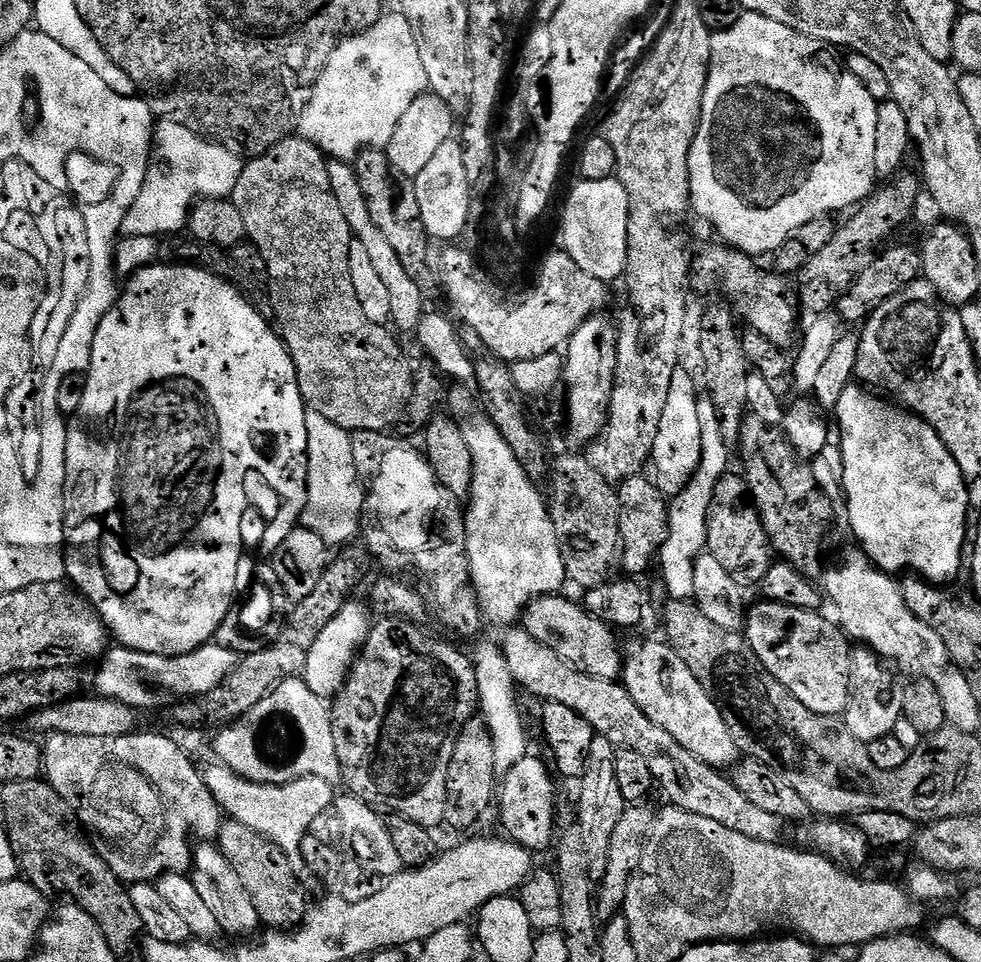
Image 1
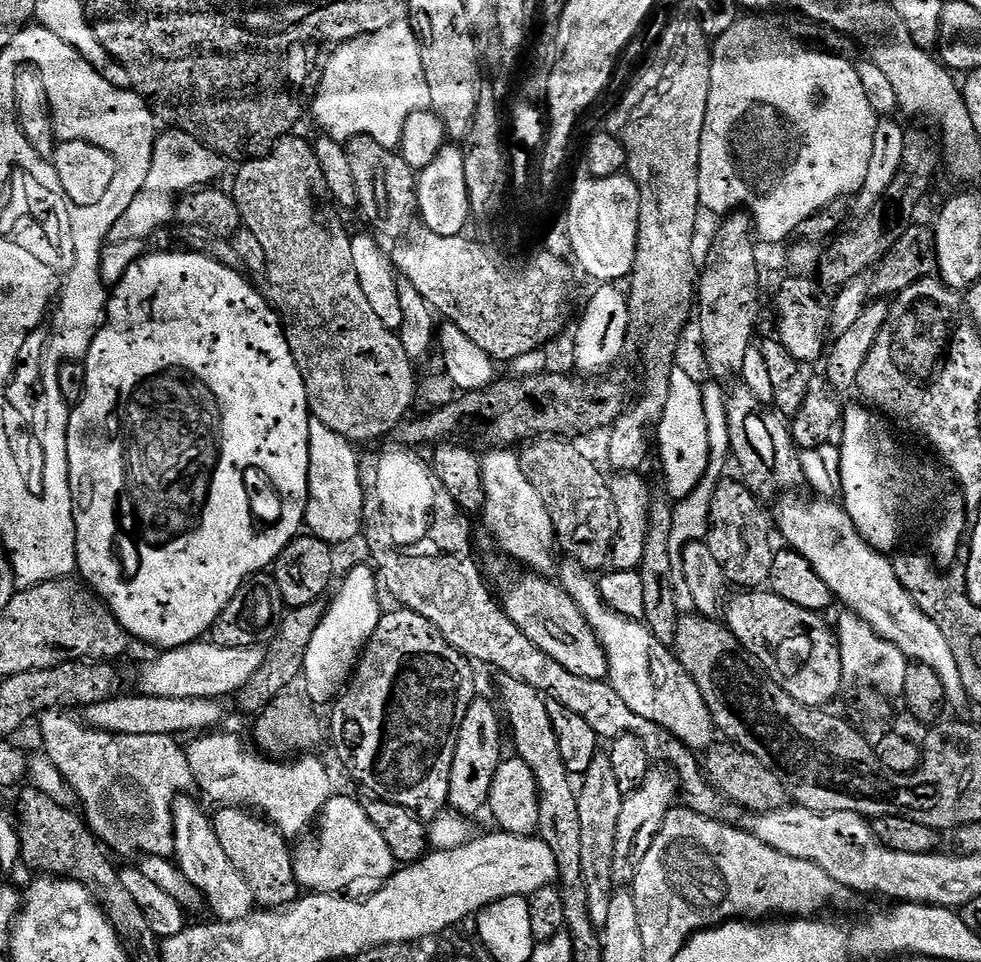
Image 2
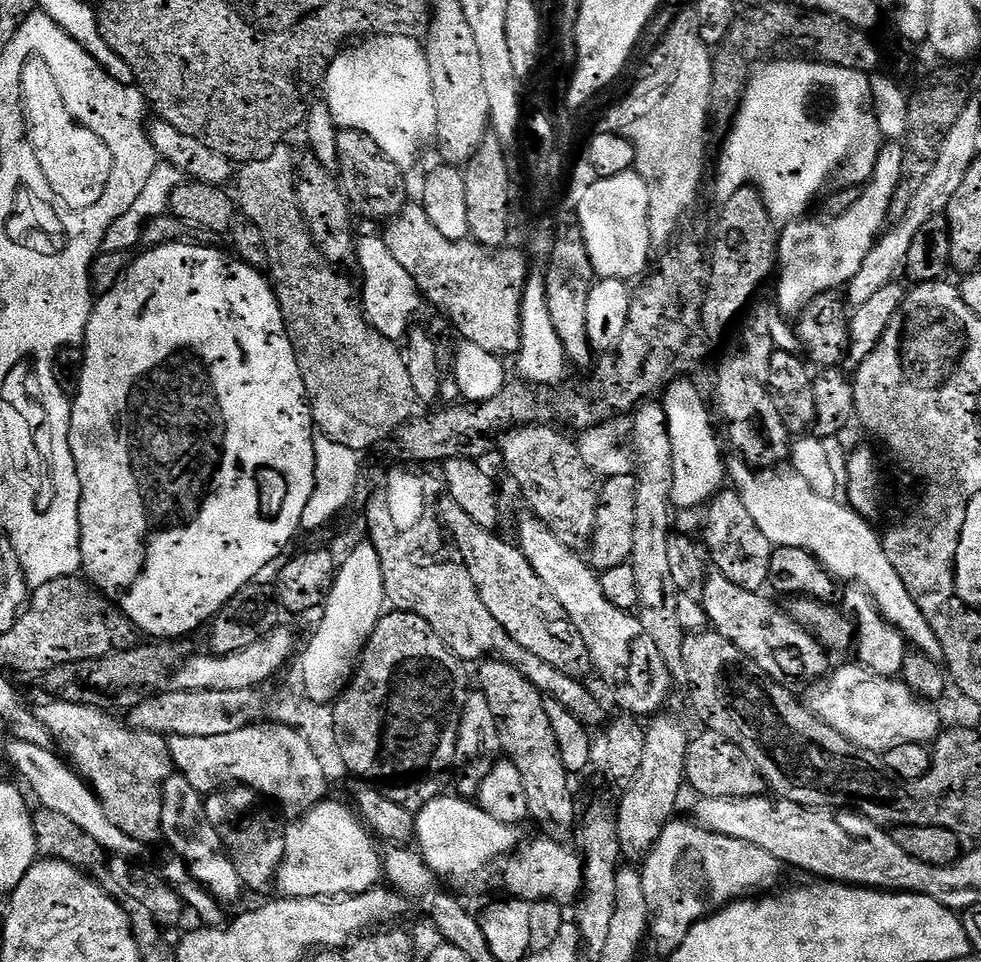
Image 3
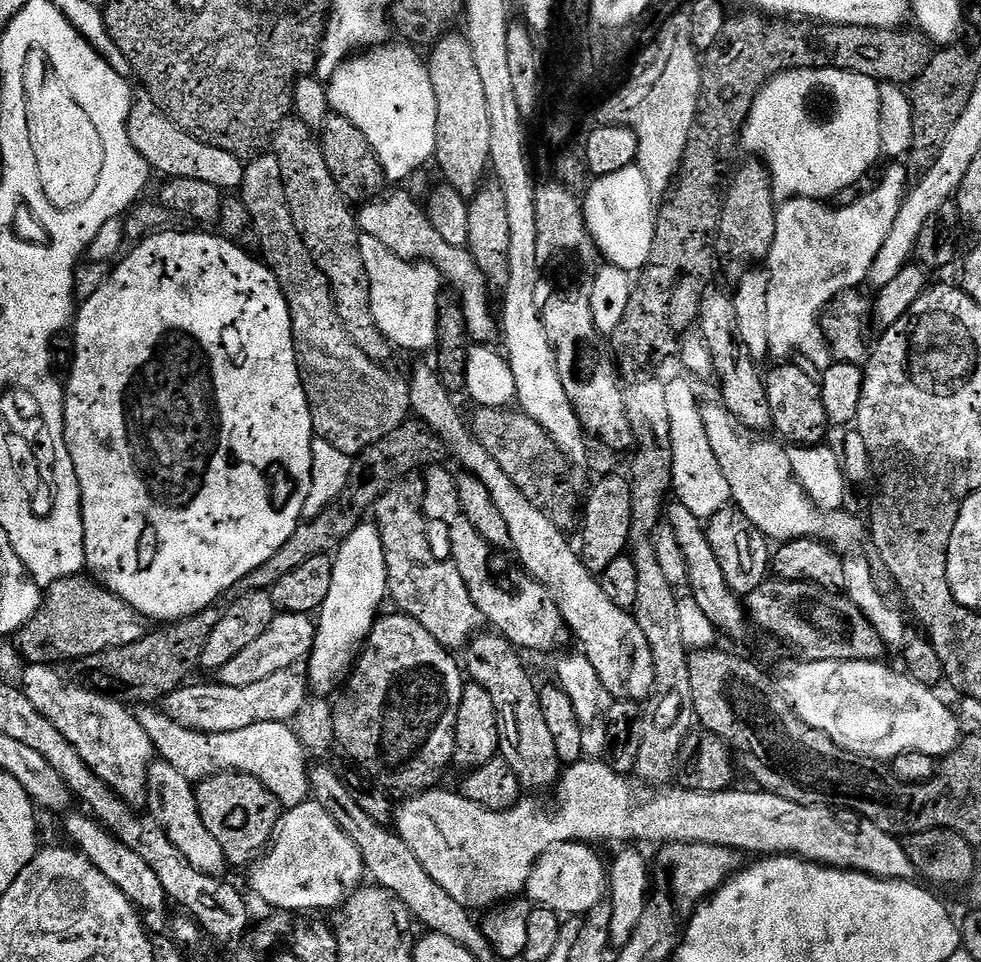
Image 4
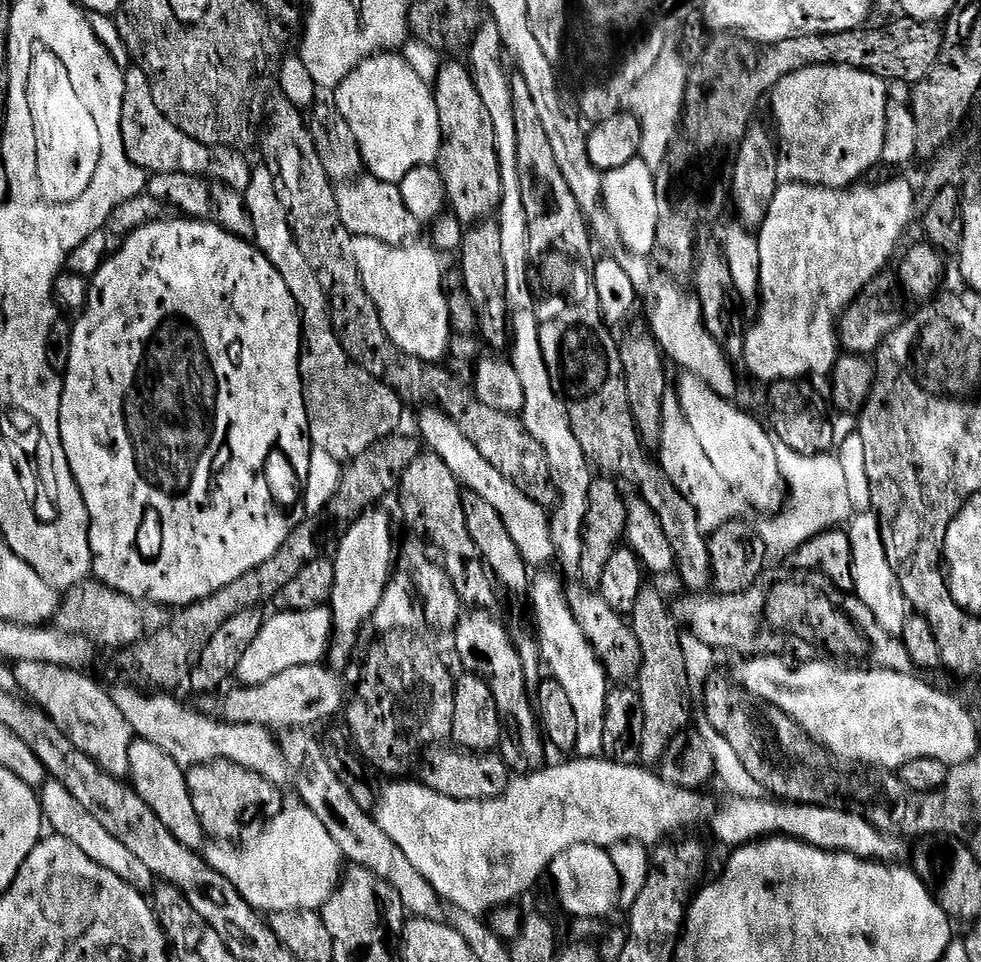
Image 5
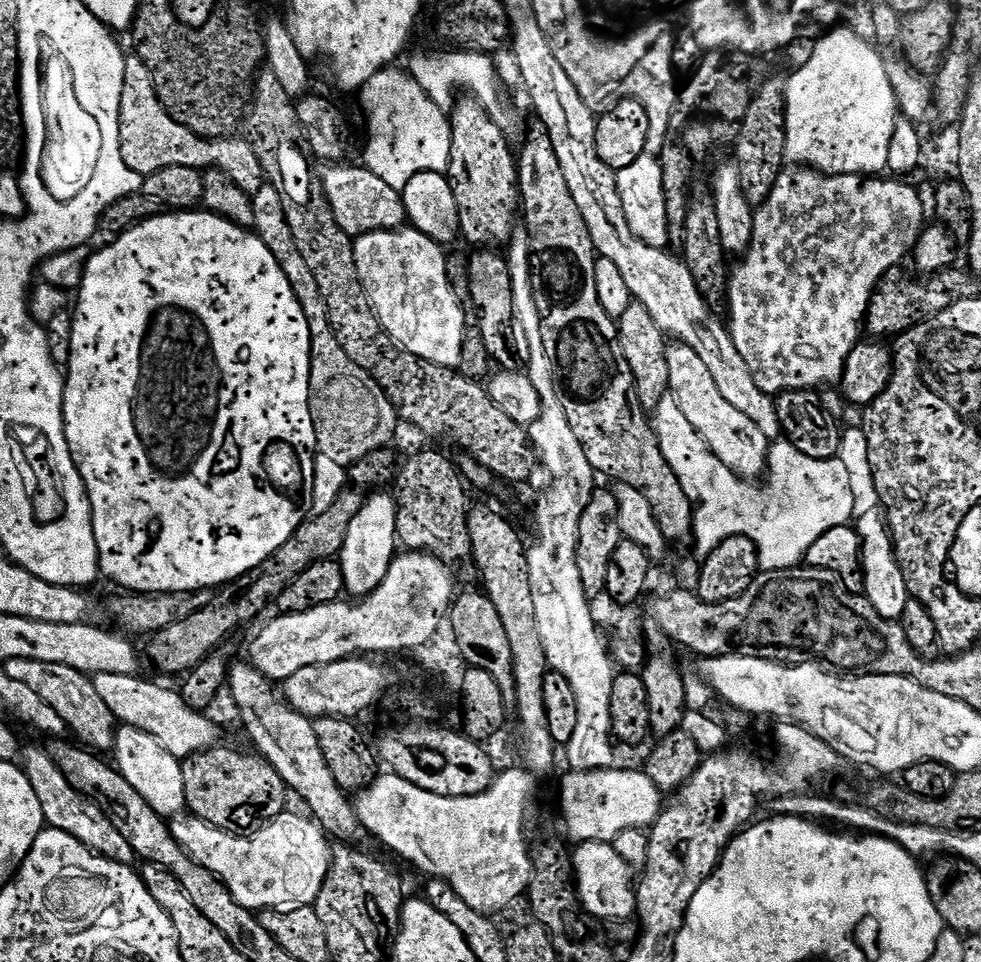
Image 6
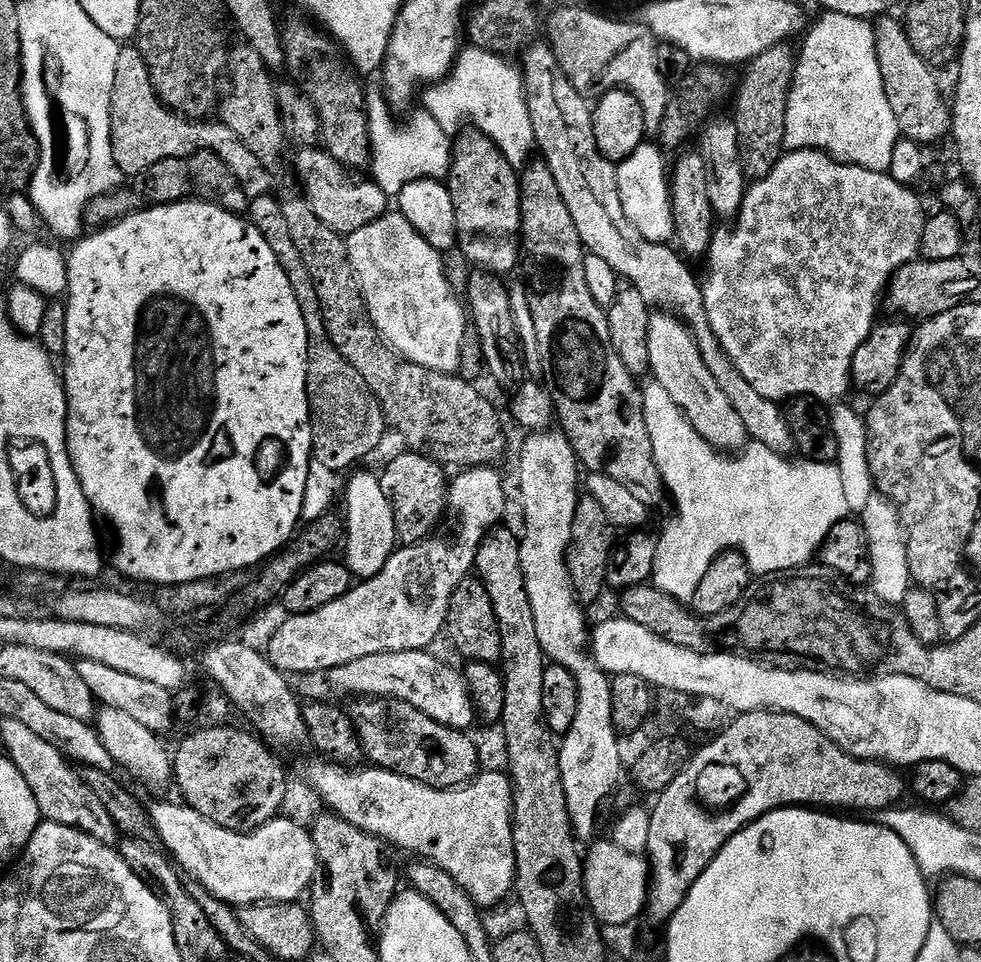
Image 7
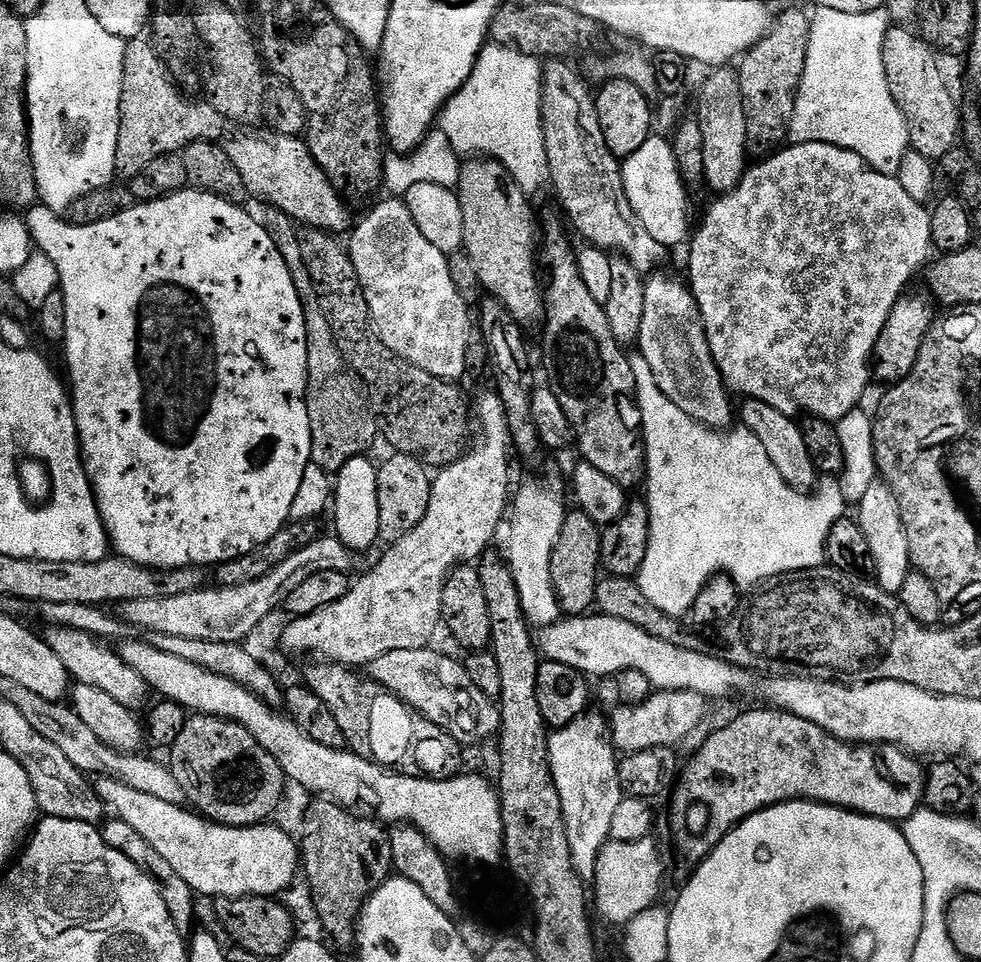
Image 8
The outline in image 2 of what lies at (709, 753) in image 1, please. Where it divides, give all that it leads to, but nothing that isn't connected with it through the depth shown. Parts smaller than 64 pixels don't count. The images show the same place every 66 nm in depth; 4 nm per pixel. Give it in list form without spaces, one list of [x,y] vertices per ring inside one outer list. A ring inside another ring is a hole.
[[[565,563],[561,570],[558,583],[578,606],[590,622],[594,634],[600,639],[608,663],[607,683],[616,691],[618,698],[634,710],[646,722],[654,722],[659,728],[667,730],[674,739],[681,740],[687,748],[693,750],[711,749],[718,736],[718,729],[702,692],[690,678],[690,674],[681,666],[676,653],[671,647],[652,636],[647,624],[639,620],[631,620],[617,612],[611,612],[602,602],[599,583],[591,580],[591,575],[585,574],[580,565]]]

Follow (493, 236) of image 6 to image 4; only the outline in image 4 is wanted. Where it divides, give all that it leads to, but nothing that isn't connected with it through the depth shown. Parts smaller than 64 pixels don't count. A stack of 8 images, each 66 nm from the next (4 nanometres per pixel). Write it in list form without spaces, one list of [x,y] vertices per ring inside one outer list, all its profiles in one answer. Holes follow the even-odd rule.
[[[453,30],[431,45],[432,57],[427,57],[426,63],[430,82],[434,86],[434,98],[438,110],[438,126],[436,127],[436,154],[434,164],[440,167],[445,176],[447,187],[453,188],[460,196],[471,198],[485,183],[490,172],[490,114],[486,114],[486,94],[482,87],[482,78],[478,74],[478,65],[474,62],[474,50],[470,50],[467,35]]]

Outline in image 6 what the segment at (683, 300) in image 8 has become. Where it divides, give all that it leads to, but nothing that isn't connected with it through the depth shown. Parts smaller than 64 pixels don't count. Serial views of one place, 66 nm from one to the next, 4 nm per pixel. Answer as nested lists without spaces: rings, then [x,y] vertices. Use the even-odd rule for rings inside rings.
[[[673,343],[666,354],[666,366],[670,368],[668,391],[678,402],[678,410],[686,414],[686,422],[706,442],[710,451],[719,458],[734,475],[741,478],[760,478],[765,475],[768,463],[770,441],[737,408],[730,406],[718,390],[710,370],[703,364],[702,358],[694,354],[685,344]]]

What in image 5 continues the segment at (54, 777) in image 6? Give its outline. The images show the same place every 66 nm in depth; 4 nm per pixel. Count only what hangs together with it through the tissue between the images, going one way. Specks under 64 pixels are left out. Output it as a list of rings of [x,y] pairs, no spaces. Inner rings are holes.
[[[46,779],[38,795],[47,827],[55,835],[64,836],[70,842],[74,842],[74,846],[78,846],[78,850],[82,850],[86,858],[94,858],[98,866],[106,866],[106,870],[110,870],[112,874],[118,874],[118,878],[122,878],[124,882],[134,886],[140,892],[148,894],[156,887],[158,881],[154,874],[150,874],[150,869],[129,848],[122,846],[122,842],[118,842],[118,838],[114,838],[114,834],[110,834],[110,830],[106,830],[106,826],[102,826],[102,822],[94,818],[94,814],[90,814],[90,810],[85,810],[74,799],[74,794],[70,794],[70,790],[62,786],[60,780]]]

